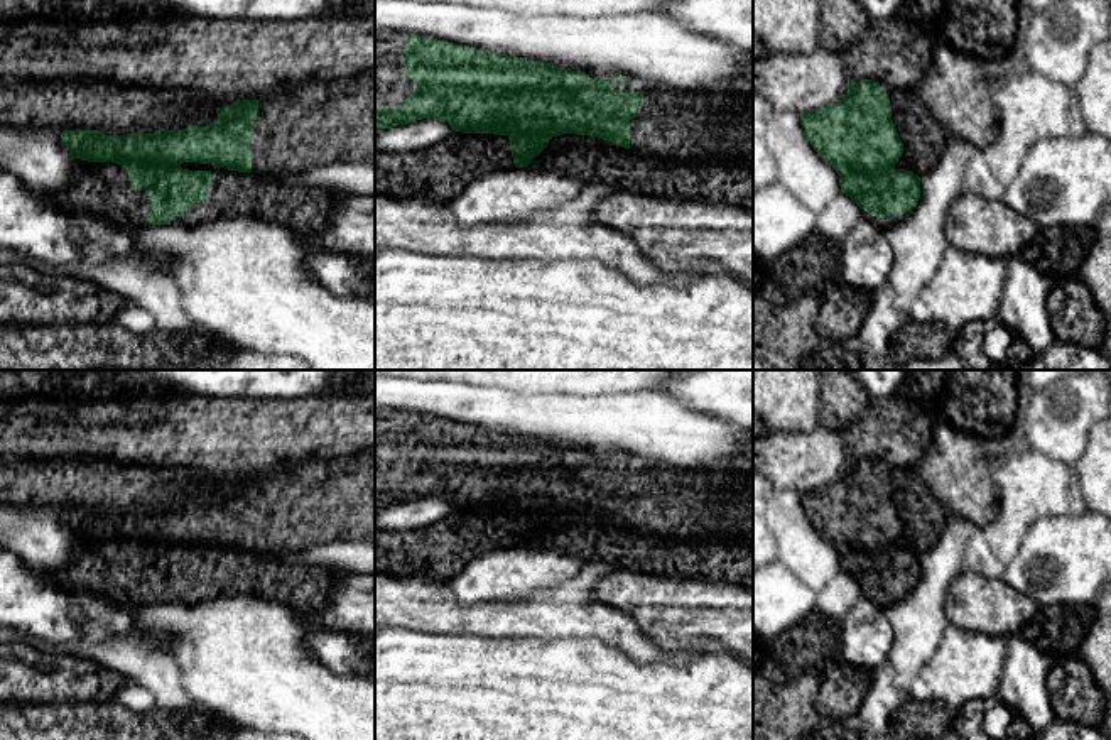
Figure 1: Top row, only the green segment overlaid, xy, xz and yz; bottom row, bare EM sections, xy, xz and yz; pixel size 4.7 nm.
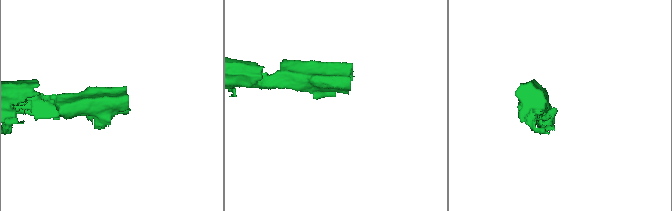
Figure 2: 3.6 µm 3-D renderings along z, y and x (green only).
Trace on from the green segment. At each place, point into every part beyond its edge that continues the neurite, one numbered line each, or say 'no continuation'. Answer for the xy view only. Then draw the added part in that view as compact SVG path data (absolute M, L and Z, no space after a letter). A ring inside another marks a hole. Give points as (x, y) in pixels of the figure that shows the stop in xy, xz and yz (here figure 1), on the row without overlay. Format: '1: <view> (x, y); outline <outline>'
1: xy (314, 502); outline M375 449L260 475L250 529L252 551L265 556L333 541L375 544Z

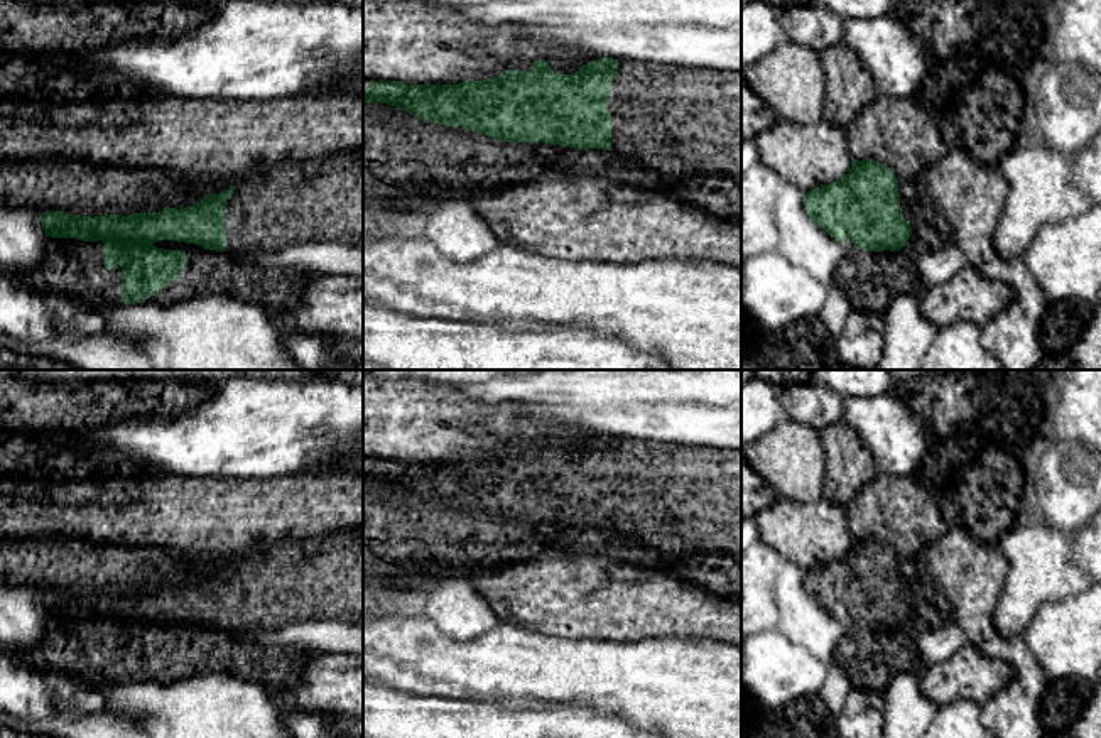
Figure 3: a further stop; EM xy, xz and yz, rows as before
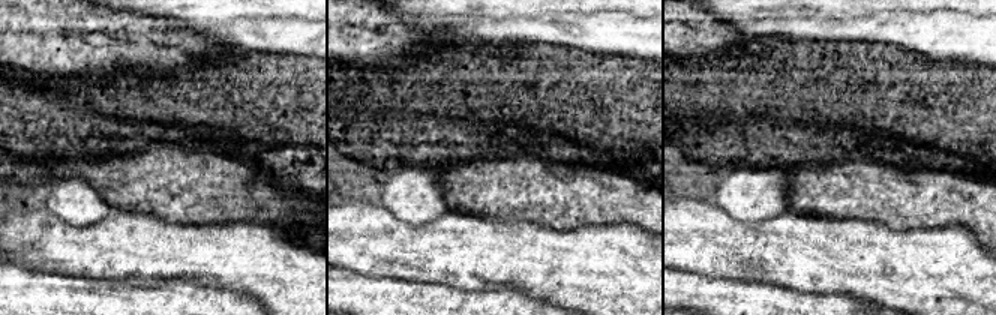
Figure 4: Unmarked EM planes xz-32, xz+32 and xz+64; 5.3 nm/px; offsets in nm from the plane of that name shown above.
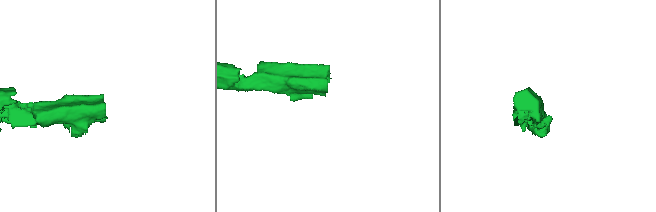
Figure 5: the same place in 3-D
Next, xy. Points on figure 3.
1: xy (321, 578); outline M363 530L285 539L233 559L226 632L277 630L306 620L363 625Z

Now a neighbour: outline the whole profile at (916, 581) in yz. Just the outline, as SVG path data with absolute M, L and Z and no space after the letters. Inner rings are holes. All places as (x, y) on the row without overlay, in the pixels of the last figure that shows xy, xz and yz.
M897 556L900 586L912 611L908 621L900 628L910 635L917 630L934 630L954 620L947 596L930 576L924 556Z

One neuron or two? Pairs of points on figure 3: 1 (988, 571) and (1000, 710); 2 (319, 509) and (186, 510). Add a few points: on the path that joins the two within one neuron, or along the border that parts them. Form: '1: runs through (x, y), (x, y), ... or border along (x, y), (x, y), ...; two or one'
1: runs through (981, 605), (981, 629), (1020, 667), (1020, 676); one
2: runs through (286, 509), (220, 510); one

